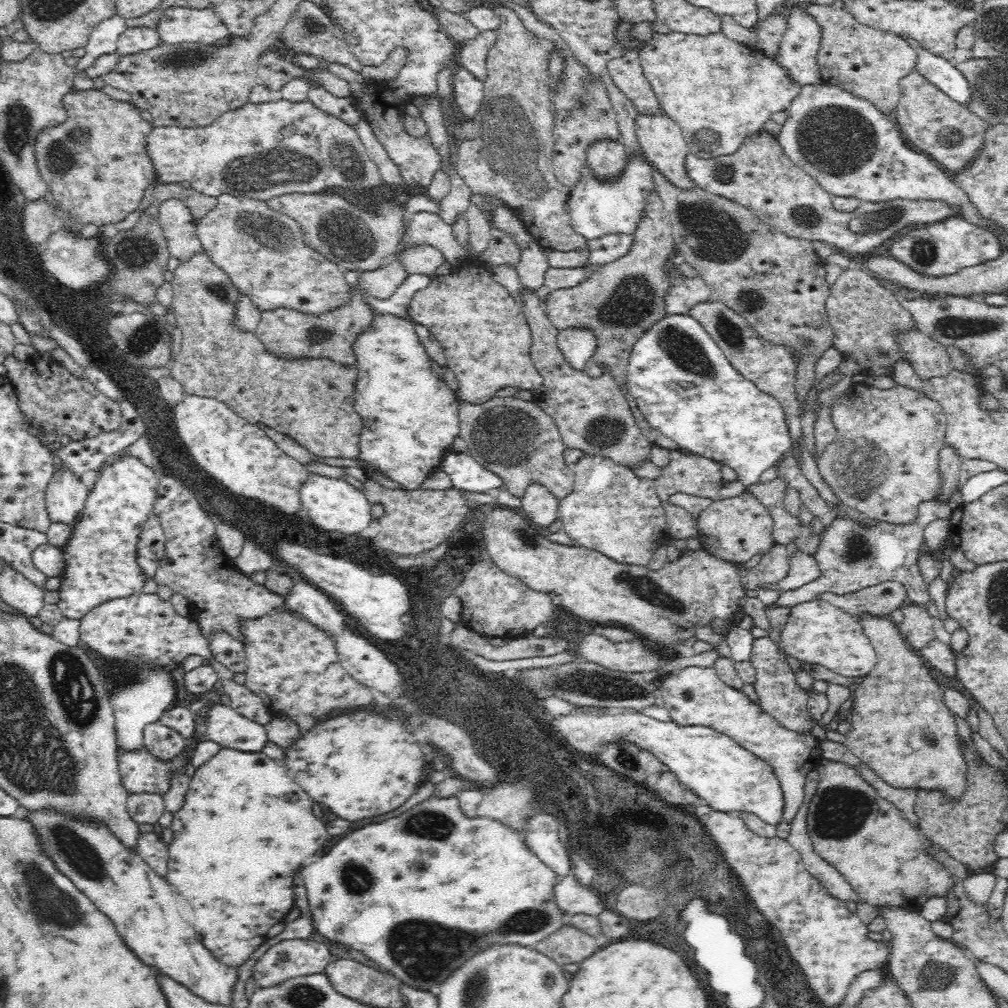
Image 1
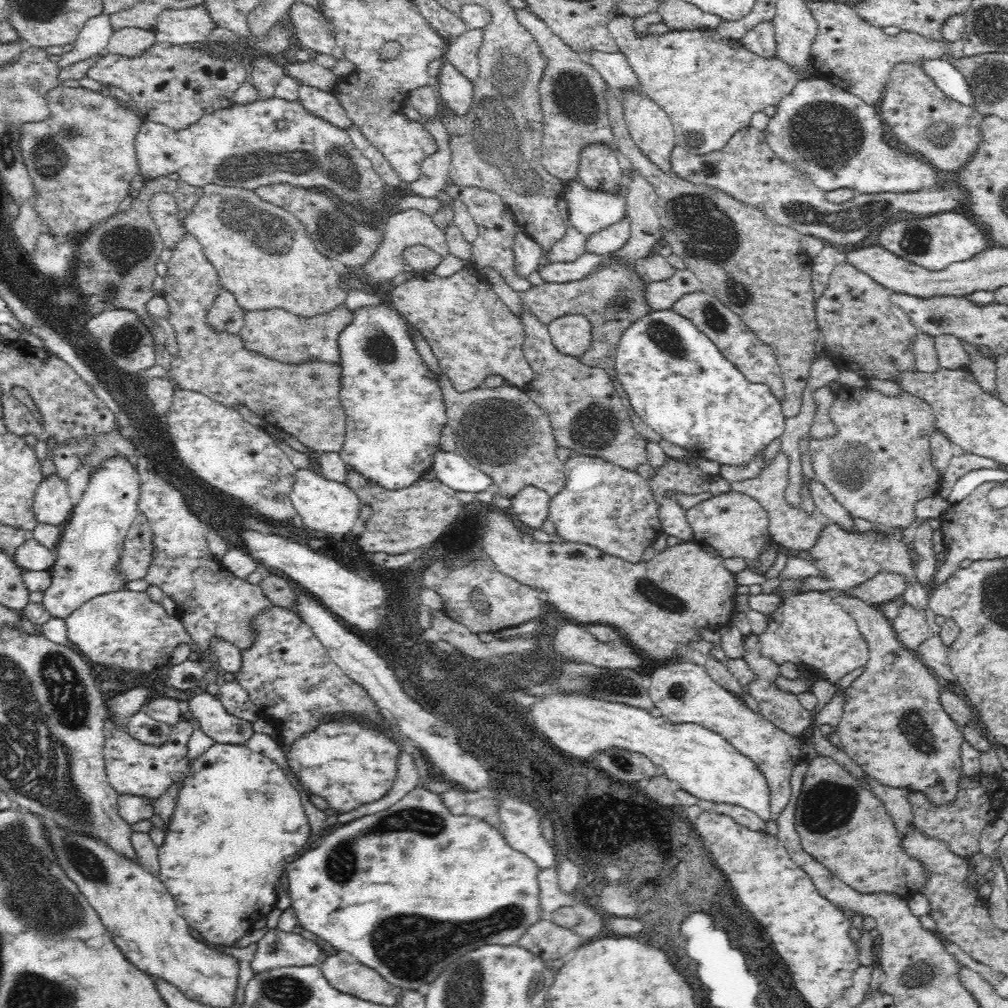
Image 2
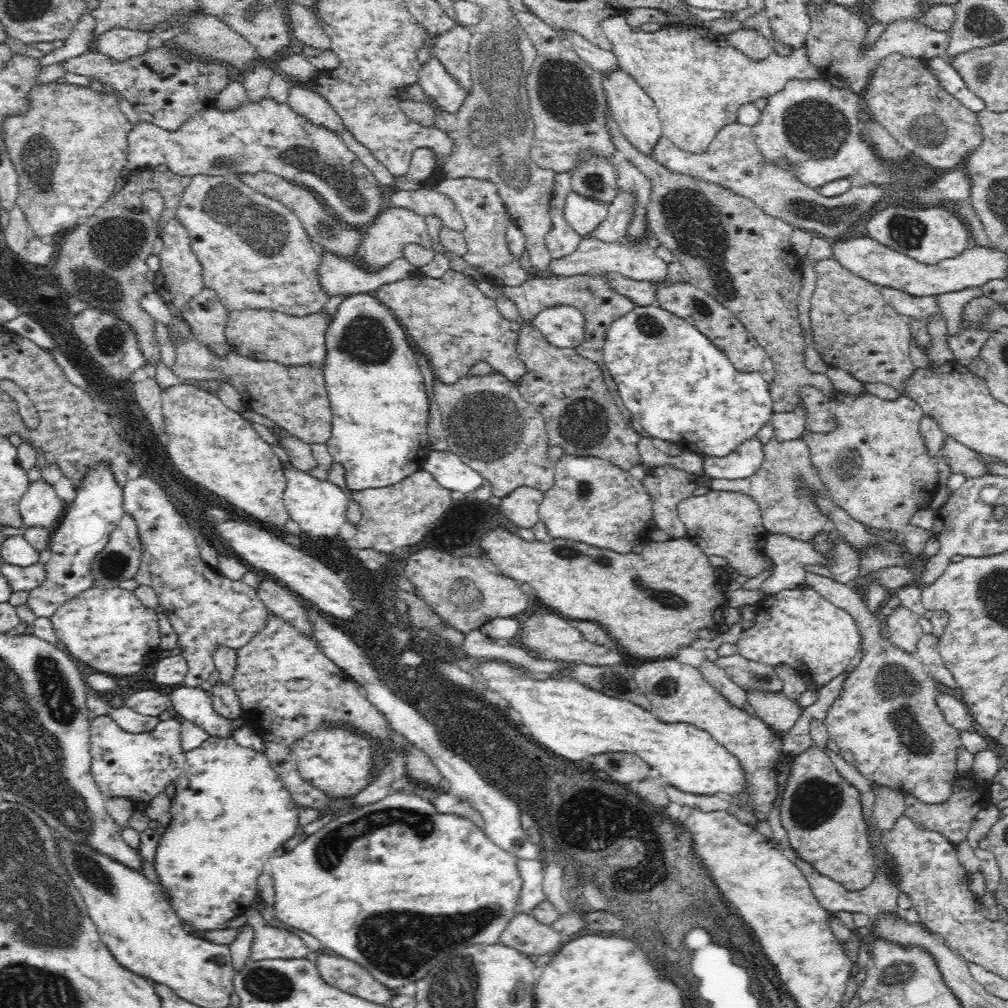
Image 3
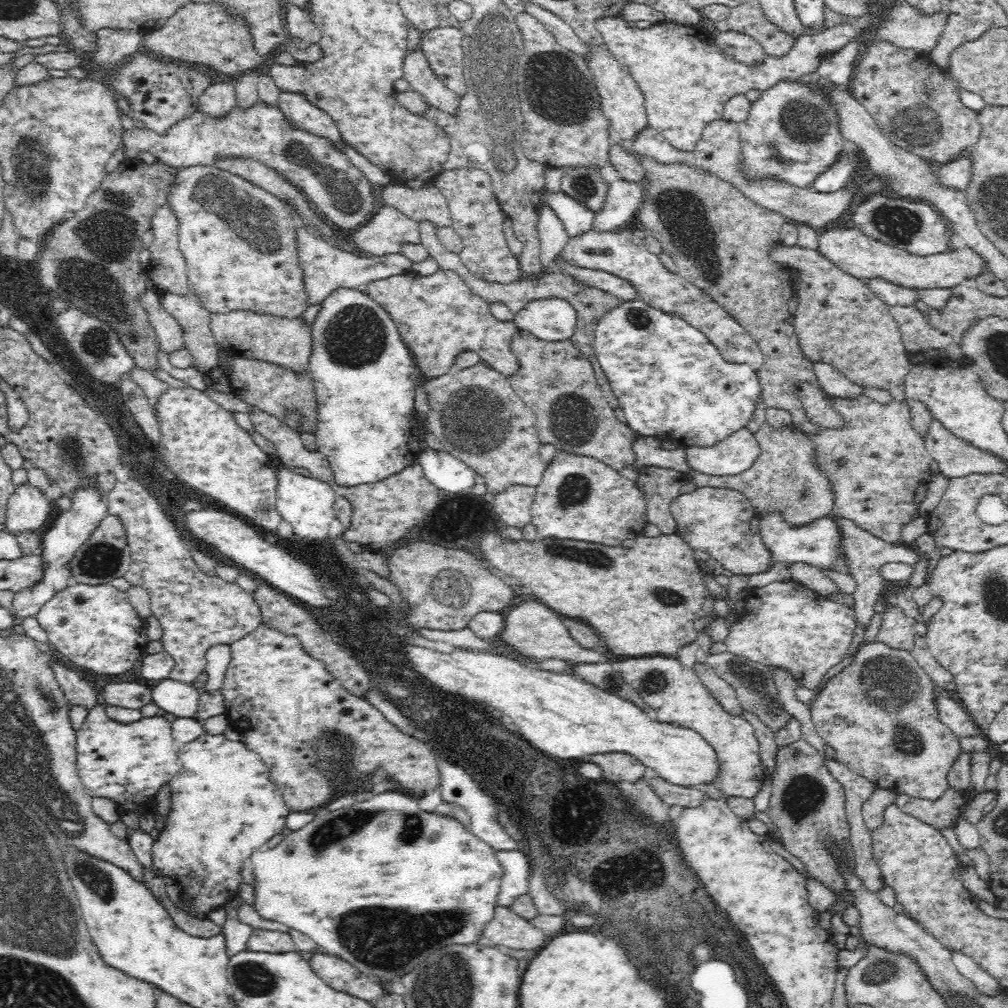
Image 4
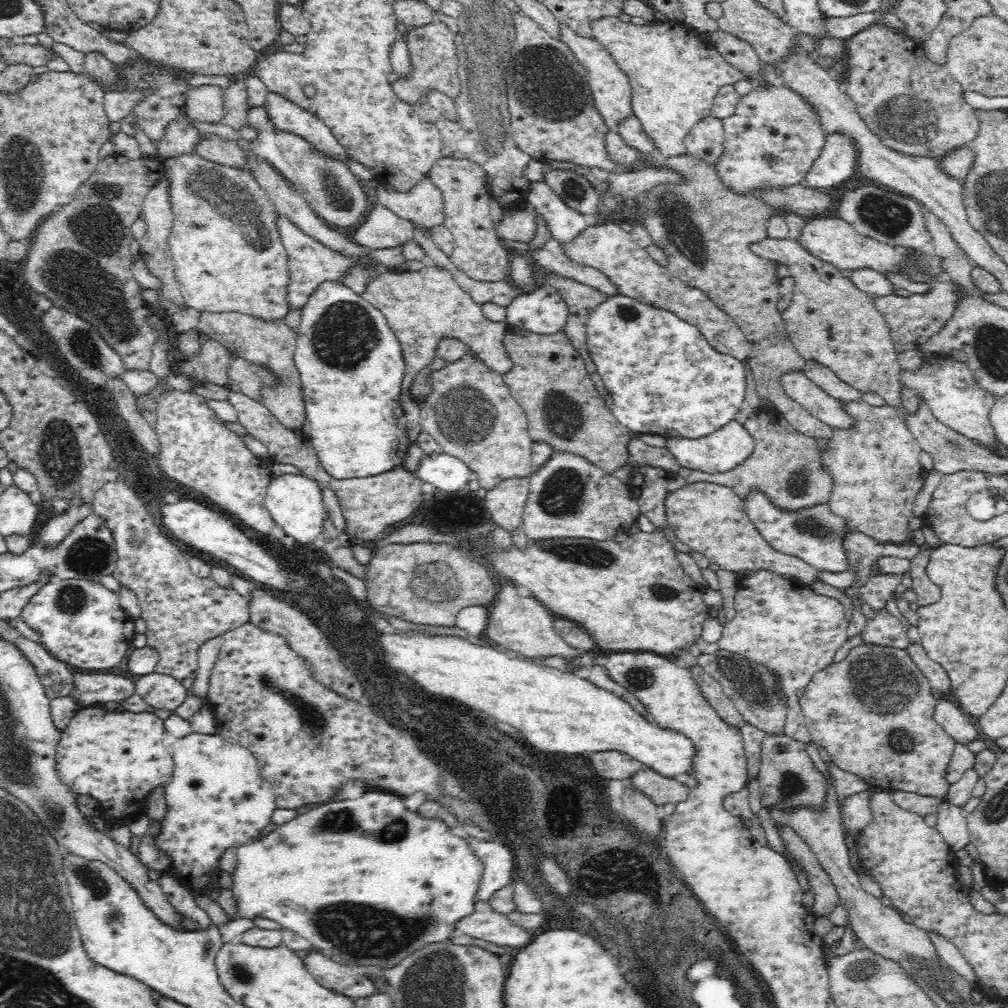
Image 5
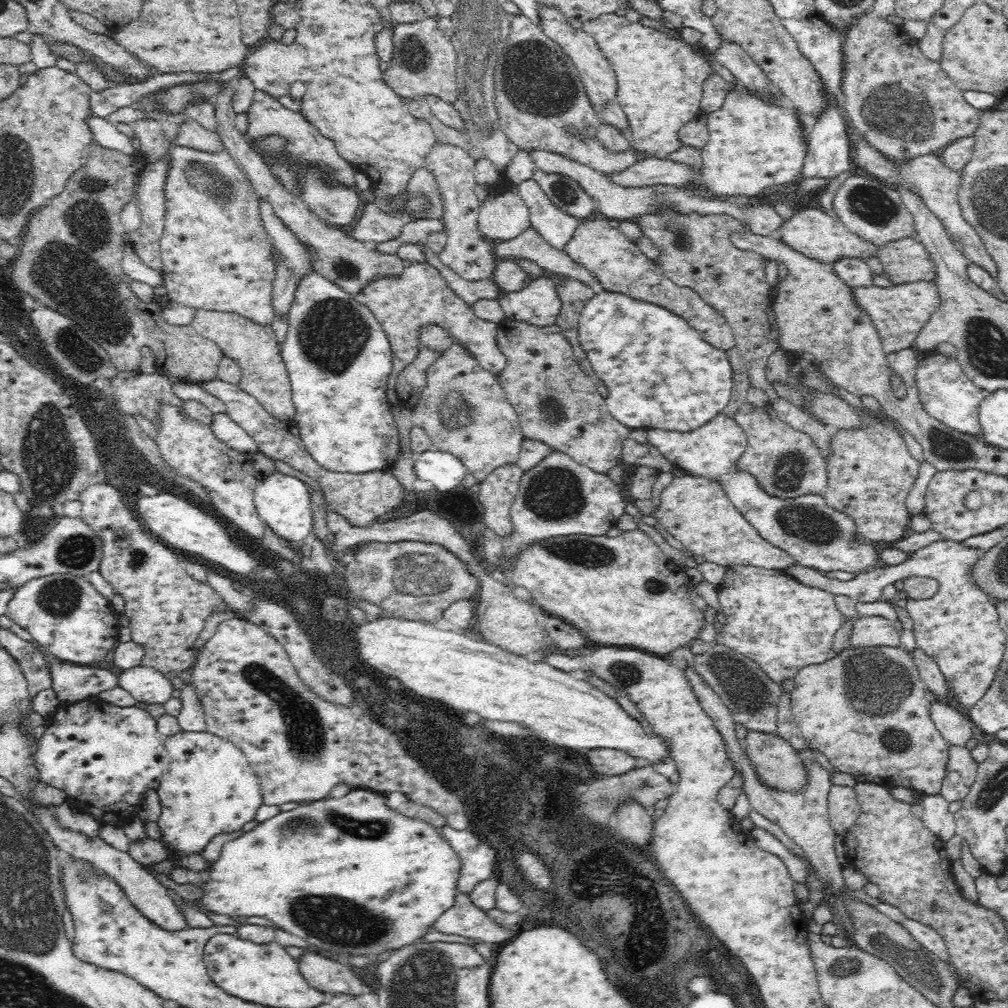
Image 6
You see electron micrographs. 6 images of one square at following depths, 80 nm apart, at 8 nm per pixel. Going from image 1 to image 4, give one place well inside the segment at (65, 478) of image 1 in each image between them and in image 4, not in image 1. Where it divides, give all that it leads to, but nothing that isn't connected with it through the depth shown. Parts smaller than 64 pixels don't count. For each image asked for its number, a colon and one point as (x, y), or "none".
2: (52, 504)
3: (40, 506)
4: (28, 508)

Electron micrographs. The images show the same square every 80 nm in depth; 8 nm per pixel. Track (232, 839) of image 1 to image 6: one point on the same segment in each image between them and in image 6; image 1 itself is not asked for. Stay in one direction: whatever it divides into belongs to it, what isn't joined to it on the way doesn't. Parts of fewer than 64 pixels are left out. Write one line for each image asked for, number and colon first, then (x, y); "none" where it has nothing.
2: (242, 817)
3: (232, 810)
4: (225, 804)
5: (217, 798)
6: (212, 789)

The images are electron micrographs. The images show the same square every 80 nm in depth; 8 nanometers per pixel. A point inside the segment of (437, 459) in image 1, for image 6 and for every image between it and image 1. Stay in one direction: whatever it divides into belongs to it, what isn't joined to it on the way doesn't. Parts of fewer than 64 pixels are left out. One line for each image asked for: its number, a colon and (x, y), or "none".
2: (396, 408)
3: (380, 433)
4: (364, 374)
5: (351, 368)
6: (338, 358)

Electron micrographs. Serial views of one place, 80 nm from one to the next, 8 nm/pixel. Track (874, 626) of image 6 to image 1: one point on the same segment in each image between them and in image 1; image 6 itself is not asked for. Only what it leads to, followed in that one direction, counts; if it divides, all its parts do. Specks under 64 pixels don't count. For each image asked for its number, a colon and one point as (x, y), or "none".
1: (917, 626)
2: (911, 627)
3: (904, 630)
4: (897, 631)
5: (885, 629)

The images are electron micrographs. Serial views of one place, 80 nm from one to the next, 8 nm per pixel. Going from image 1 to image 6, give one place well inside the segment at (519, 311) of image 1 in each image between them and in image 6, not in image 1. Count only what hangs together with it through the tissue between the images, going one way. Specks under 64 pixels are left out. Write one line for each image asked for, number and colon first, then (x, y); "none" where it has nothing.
2: (474, 335)
3: (457, 326)
4: (439, 317)
5: (423, 308)
6: (420, 297)

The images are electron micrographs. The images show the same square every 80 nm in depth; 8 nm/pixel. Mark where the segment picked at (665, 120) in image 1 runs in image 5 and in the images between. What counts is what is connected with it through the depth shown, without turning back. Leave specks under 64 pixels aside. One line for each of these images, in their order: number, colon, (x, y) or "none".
2: (650, 129)
3: (639, 121)
4: (623, 105)
5: (612, 93)

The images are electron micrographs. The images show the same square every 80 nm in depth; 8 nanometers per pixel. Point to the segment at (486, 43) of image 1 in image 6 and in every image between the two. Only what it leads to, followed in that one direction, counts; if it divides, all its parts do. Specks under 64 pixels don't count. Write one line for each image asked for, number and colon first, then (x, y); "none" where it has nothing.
2: (462, 51)
3: (452, 48)
4: (442, 46)
5: (433, 50)
6: (425, 59)

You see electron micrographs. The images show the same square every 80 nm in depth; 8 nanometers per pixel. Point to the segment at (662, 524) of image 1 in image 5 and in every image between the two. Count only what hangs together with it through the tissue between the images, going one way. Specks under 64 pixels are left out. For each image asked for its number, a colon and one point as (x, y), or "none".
2: (602, 505)
3: (593, 501)
4: (580, 498)
5: (569, 497)

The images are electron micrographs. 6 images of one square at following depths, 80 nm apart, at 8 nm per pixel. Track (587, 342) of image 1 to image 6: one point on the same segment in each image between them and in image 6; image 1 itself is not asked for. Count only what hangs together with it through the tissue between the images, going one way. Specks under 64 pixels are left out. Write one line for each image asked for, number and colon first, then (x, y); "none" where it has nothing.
2: (572, 335)
3: (564, 326)
4: (554, 319)
5: (544, 311)
6: (539, 304)

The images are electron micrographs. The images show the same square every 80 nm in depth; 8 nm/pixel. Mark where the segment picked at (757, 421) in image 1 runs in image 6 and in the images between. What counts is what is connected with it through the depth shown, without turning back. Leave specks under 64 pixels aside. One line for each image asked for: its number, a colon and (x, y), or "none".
2: (679, 382)
3: (679, 386)
4: (672, 383)
5: (665, 378)
6: (660, 373)

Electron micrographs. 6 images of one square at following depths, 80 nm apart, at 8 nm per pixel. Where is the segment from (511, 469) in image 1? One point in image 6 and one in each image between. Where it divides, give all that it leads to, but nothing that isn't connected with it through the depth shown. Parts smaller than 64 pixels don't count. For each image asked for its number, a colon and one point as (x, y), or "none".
2: (503, 433)
3: (489, 425)
4: (477, 416)
5: (471, 414)
6: (463, 410)

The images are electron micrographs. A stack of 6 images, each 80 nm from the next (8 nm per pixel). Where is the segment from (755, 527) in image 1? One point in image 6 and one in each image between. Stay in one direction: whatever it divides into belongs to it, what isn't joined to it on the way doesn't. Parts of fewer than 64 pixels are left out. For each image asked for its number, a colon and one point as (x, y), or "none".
2: (734, 525)
3: (722, 523)
4: (722, 522)
5: (710, 518)
6: (696, 511)

